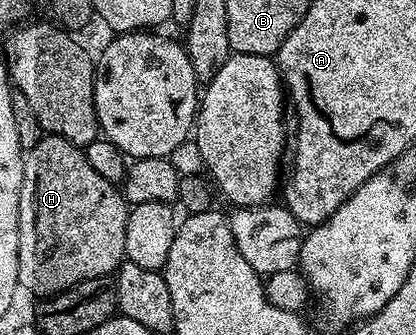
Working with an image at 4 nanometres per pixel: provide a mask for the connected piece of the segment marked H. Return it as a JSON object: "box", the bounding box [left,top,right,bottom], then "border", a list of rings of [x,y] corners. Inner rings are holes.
{"box":[17,134,129,298],"border":[[[44,134],[37,142],[37,146],[26,149],[23,157],[23,177],[21,178],[19,213],[17,214],[17,230],[19,231],[19,237],[17,238],[17,274],[19,275],[19,288],[22,291],[32,292],[35,298],[46,298],[55,296],[66,288],[77,286],[89,278],[111,276],[125,260],[123,251],[125,250],[125,226],[127,225],[128,211],[129,205],[123,199],[122,191],[116,185],[105,182],[105,178],[101,178],[101,174],[97,174],[97,170],[93,170],[93,166],[89,166],[89,158],[82,147],[71,144],[63,136]]]}

